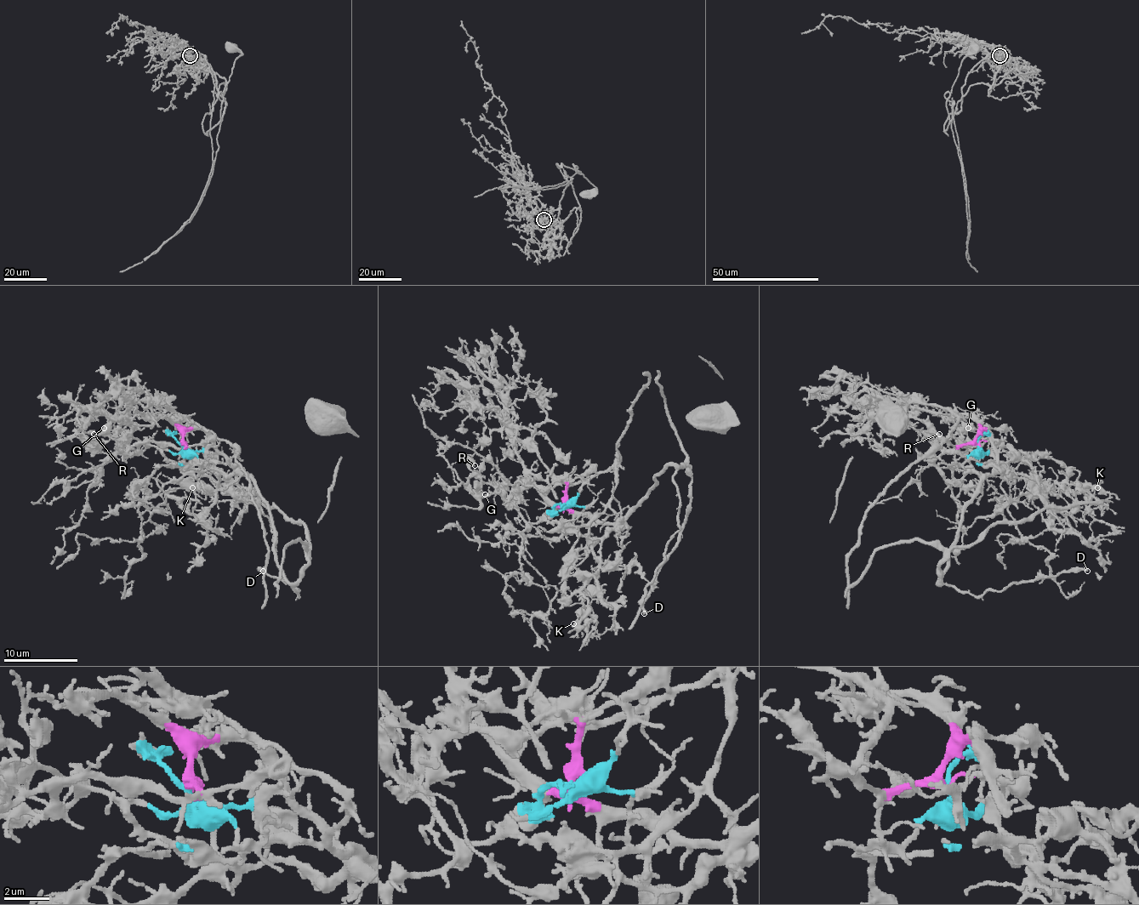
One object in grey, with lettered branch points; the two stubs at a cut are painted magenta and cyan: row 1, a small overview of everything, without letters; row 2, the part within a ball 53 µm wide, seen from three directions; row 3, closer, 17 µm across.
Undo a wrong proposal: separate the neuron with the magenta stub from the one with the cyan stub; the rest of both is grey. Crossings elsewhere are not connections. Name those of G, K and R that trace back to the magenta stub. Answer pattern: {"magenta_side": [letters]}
{"magenta_side": []}

